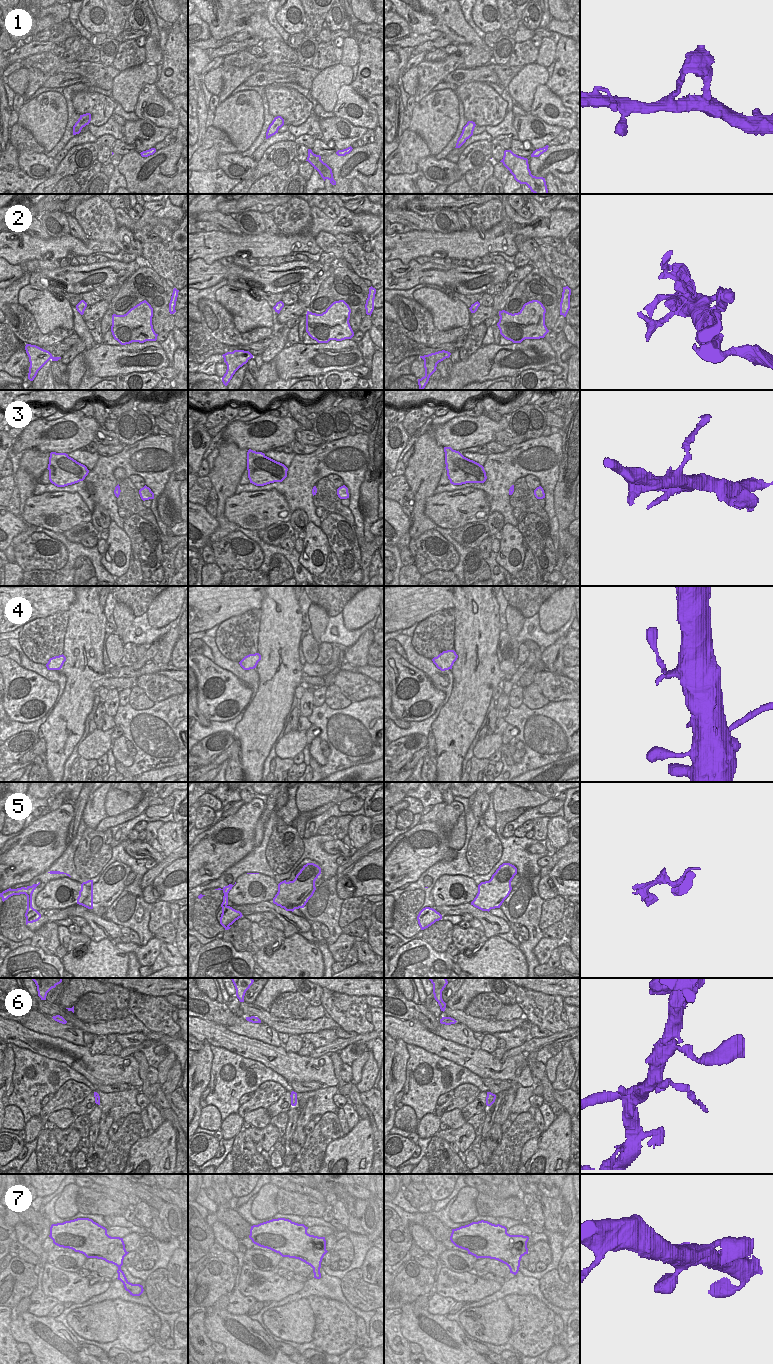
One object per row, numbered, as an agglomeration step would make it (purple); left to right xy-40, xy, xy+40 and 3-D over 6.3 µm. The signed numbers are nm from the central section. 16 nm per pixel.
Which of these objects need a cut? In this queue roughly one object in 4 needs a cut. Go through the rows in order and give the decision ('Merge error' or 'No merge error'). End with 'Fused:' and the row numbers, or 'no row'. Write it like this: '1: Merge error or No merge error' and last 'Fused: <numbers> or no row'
1: No merge error
2: No merge error
3: No merge error
4: No merge error
5: Merge error
6: No merge error
7: No merge error
Fused: 5

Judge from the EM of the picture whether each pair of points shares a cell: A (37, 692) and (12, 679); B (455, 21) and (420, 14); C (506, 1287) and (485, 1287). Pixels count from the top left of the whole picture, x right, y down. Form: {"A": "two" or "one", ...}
{"A": "one", "B": "one", "C": "two"}

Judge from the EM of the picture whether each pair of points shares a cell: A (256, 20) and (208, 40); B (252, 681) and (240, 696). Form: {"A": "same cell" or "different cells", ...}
{"A": "different cells", "B": "different cells"}

